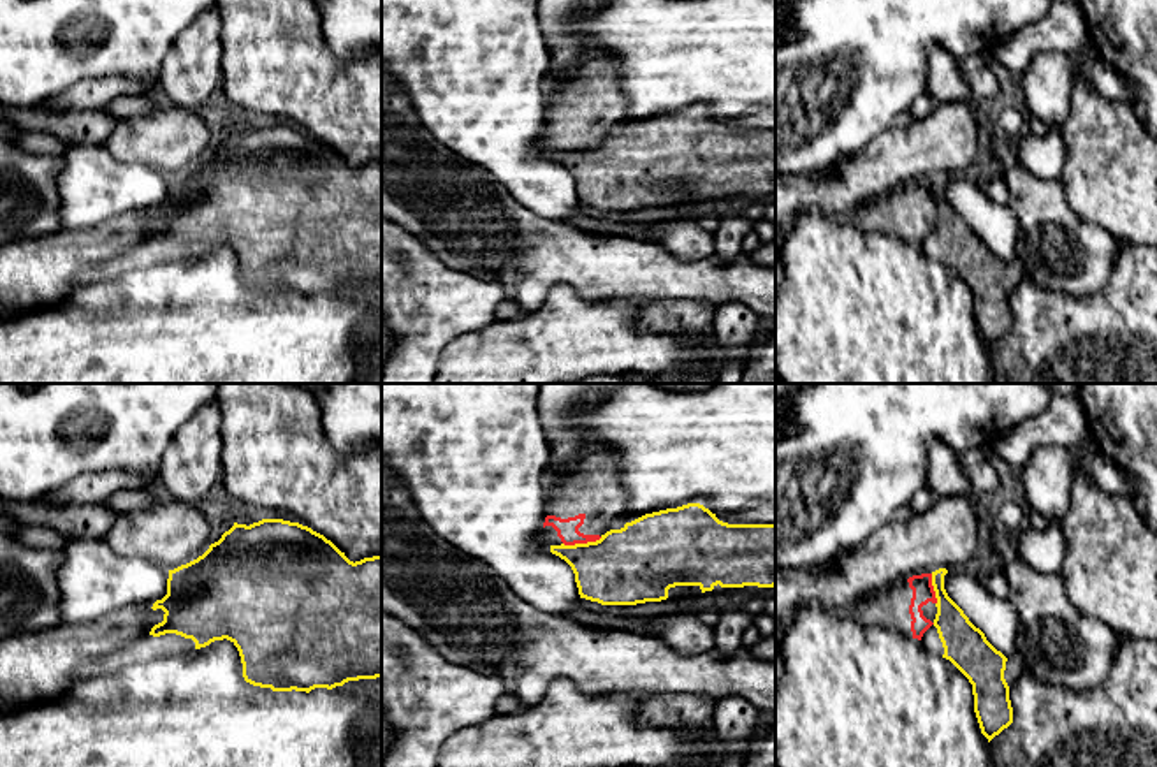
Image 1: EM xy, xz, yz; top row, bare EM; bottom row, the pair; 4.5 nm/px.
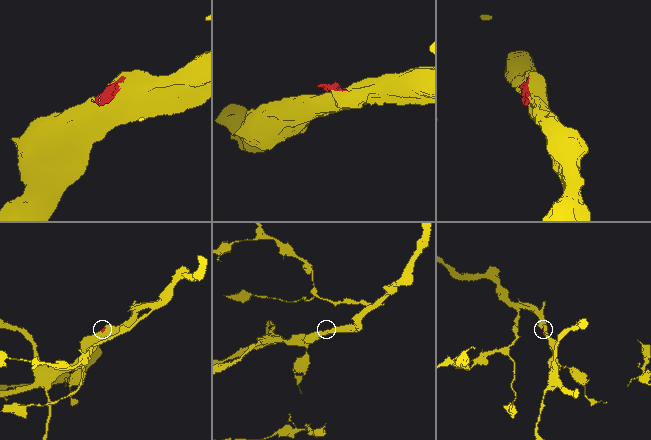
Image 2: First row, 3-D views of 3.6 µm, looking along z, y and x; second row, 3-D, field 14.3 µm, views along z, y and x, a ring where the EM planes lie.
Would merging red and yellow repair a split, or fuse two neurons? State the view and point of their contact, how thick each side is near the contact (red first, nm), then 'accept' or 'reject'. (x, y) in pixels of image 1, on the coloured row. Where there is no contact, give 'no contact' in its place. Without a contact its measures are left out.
meets red in xz at (582, 542); 100 nm thick on the red side, 360 nm on the other; reject

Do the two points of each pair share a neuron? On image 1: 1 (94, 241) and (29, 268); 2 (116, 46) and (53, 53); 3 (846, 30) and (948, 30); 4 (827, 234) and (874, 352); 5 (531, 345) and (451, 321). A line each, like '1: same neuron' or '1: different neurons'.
1: same neuron
2: same neuron
3: same neuron
4: same neuron
5: different neurons

